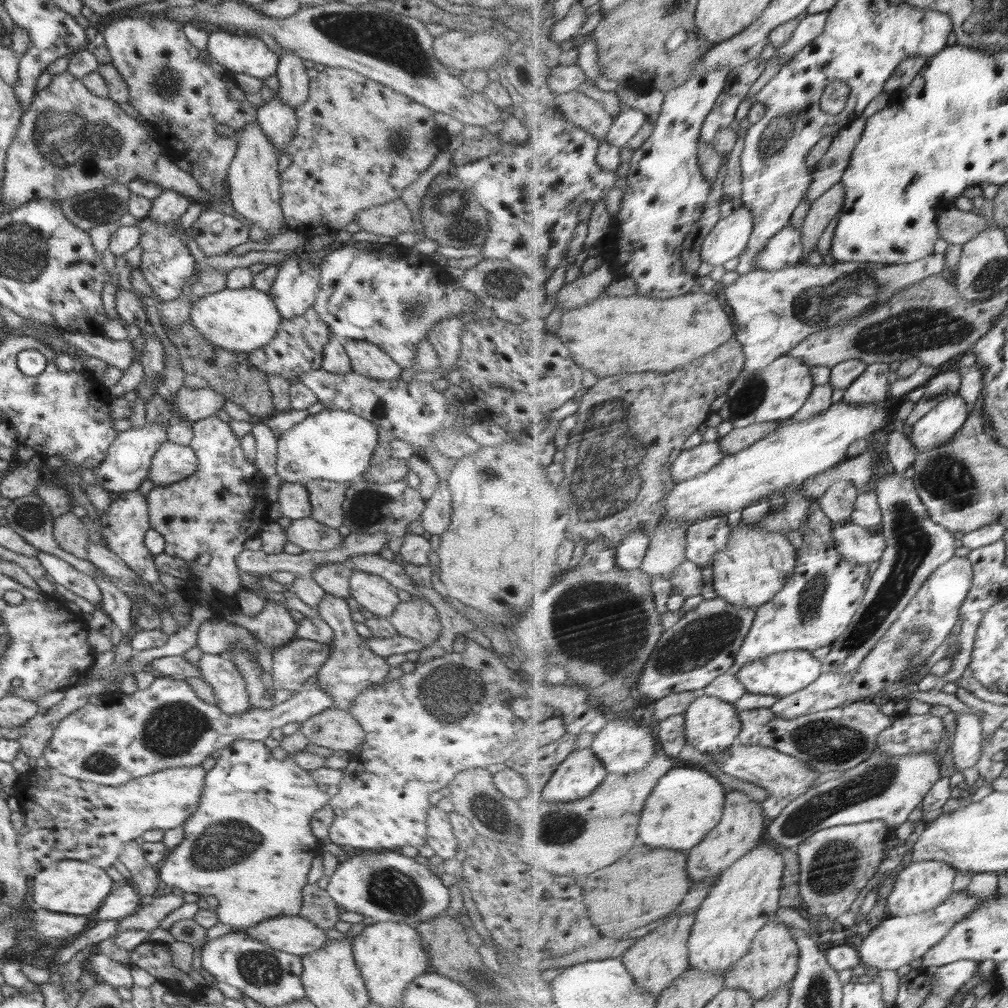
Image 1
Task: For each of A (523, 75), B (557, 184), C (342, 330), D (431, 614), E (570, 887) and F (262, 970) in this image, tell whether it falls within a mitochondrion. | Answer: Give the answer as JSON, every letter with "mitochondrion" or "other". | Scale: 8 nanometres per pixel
{"A":"other","B":"other","C":"other","D":"other","E":"other","F":"mitochondrion"}

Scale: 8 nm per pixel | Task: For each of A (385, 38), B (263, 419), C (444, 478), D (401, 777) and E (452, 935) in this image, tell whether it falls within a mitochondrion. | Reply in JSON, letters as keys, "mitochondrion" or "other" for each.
{"A":"mitochondrion","B":"other","C":"other","D":"other","E":"other"}

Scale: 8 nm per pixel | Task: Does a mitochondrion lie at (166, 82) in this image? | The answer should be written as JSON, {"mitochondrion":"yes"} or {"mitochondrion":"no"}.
{"mitochondrion":"yes"}

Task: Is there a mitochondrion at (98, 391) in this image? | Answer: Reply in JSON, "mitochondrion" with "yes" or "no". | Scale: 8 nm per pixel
{"mitochondrion":"no"}

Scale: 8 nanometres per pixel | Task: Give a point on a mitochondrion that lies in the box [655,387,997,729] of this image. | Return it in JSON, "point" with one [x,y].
{"point":[914,543]}

